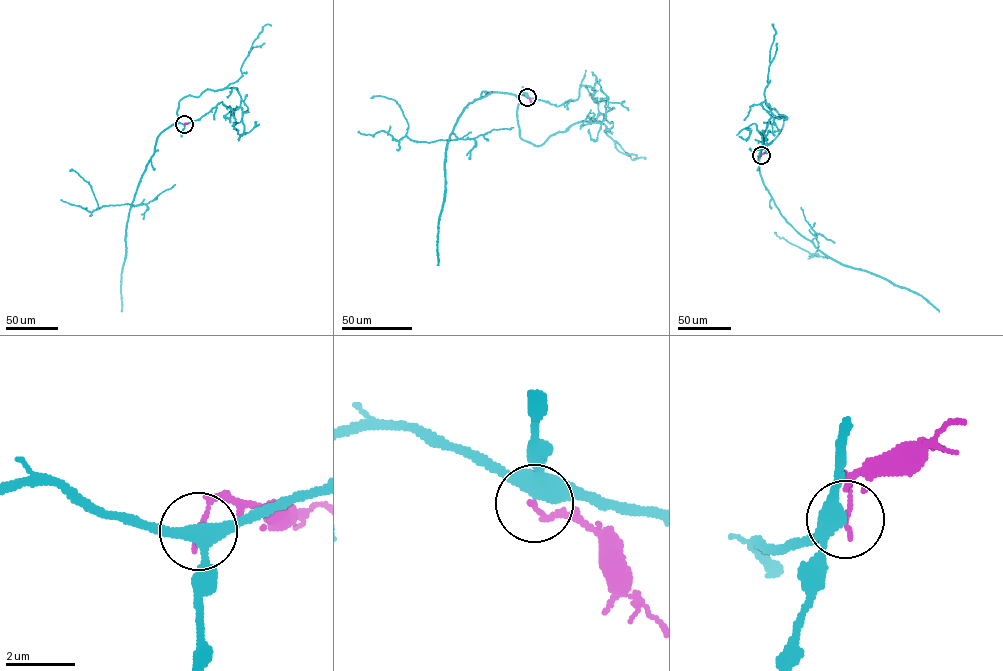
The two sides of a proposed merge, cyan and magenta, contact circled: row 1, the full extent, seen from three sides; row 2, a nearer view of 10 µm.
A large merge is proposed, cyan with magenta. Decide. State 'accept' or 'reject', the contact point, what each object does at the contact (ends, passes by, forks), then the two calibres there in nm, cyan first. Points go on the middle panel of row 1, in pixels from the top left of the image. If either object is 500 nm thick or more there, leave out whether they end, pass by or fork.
reject | (527, 97) | cyan forks | magenta ends | 400/140 nm

